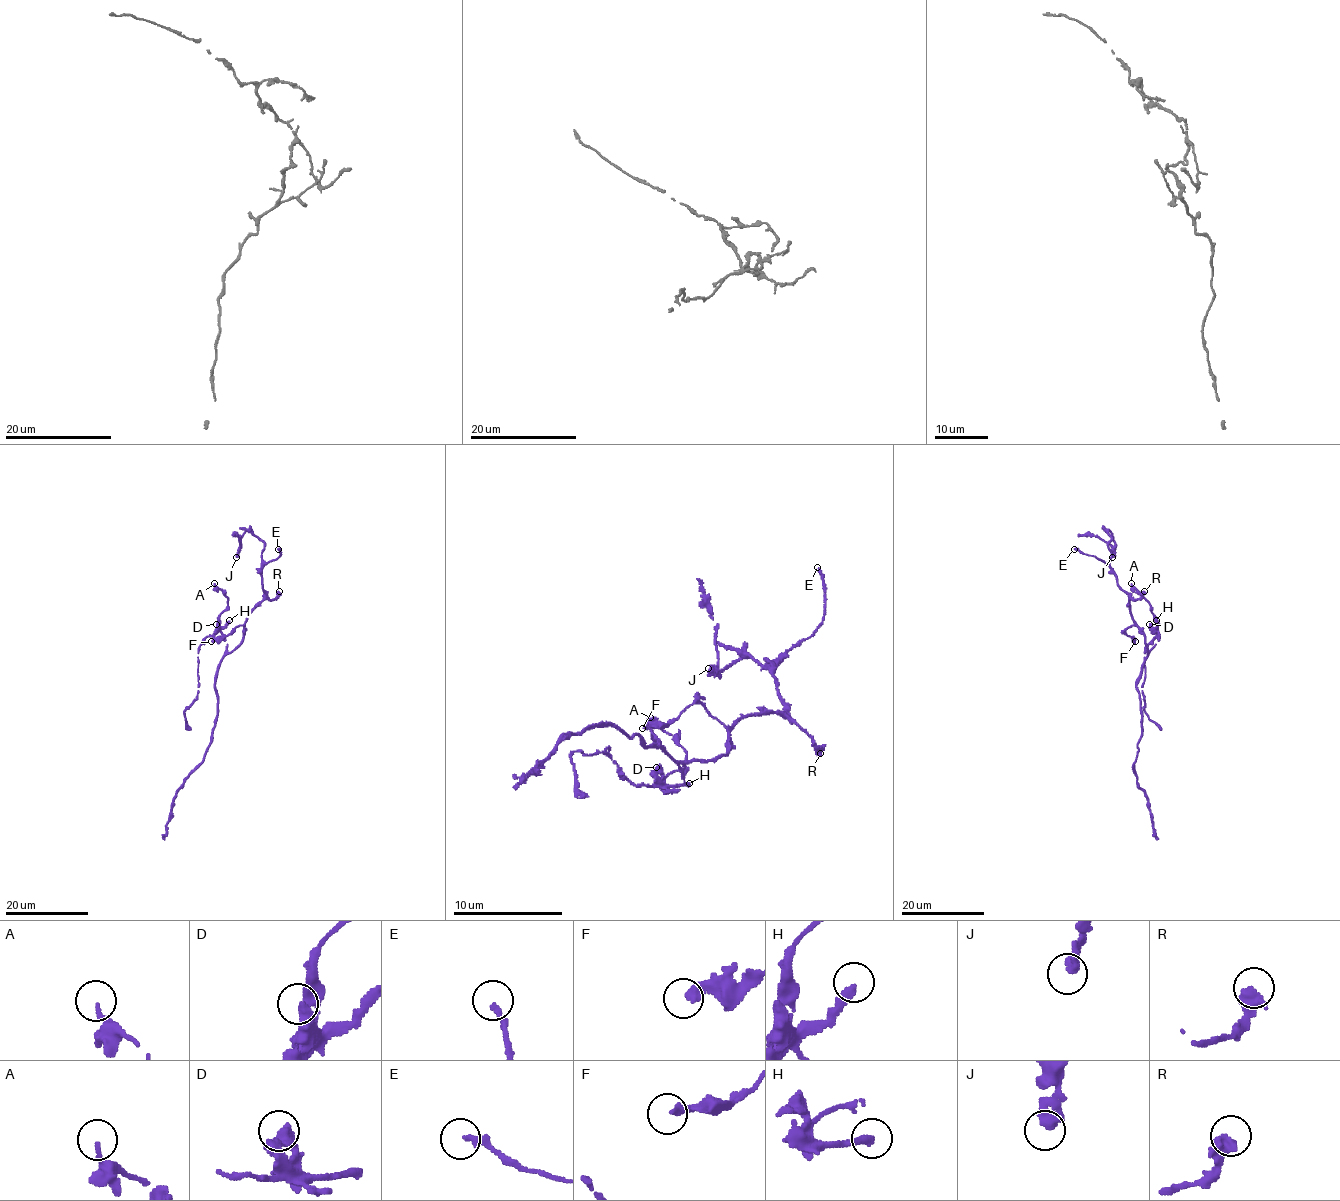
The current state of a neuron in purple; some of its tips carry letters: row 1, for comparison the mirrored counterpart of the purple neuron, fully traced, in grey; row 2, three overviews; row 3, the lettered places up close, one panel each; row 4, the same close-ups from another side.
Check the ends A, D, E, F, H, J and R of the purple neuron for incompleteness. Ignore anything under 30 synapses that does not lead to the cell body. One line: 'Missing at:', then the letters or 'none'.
Missing at: none

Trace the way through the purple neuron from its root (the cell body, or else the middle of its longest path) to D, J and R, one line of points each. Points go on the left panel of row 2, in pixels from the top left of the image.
D: (230, 653), (216, 624)
J: (230, 653), (242, 639), (247, 614), (265, 594), (261, 574), (264, 544), (246, 530), (236, 557)
R: (230, 653), (242, 639), (247, 615), (265, 599), (276, 599), (279, 591)

